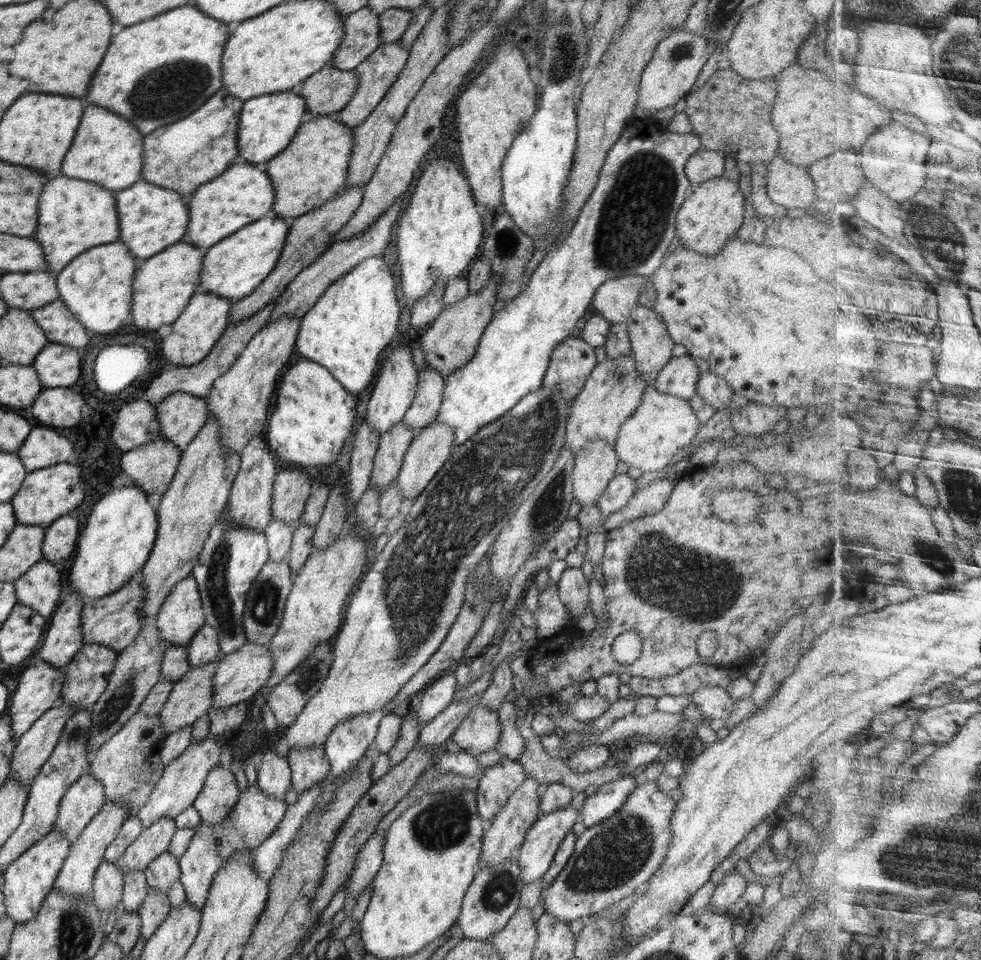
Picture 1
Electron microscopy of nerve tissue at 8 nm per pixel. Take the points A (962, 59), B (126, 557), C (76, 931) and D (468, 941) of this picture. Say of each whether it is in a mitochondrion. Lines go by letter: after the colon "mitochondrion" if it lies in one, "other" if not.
A: mitochondrion
B: other
C: mitochondrion
D: other

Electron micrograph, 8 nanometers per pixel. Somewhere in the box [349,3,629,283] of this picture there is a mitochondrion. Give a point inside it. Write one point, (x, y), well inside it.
(563, 63)

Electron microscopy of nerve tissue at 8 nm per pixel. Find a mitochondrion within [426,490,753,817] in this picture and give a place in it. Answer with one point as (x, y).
(658, 568)

